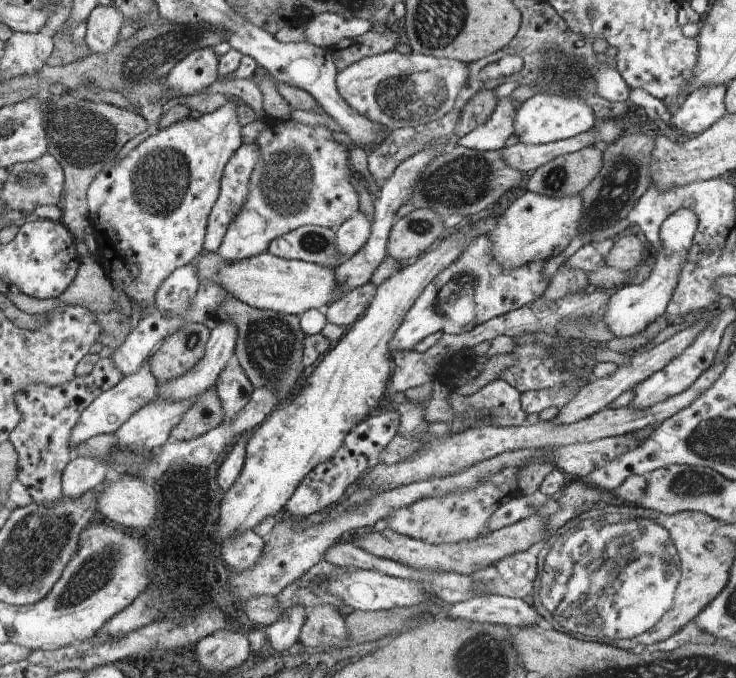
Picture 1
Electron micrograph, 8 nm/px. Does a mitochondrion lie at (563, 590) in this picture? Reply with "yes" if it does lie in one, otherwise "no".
yes

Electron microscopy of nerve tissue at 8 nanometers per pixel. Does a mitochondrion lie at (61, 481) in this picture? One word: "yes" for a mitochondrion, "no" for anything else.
no

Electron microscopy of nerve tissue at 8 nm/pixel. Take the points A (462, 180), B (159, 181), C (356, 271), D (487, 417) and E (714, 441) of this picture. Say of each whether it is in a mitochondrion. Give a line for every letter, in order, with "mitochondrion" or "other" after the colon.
A: mitochondrion
B: mitochondrion
C: other
D: other
E: mitochondrion

